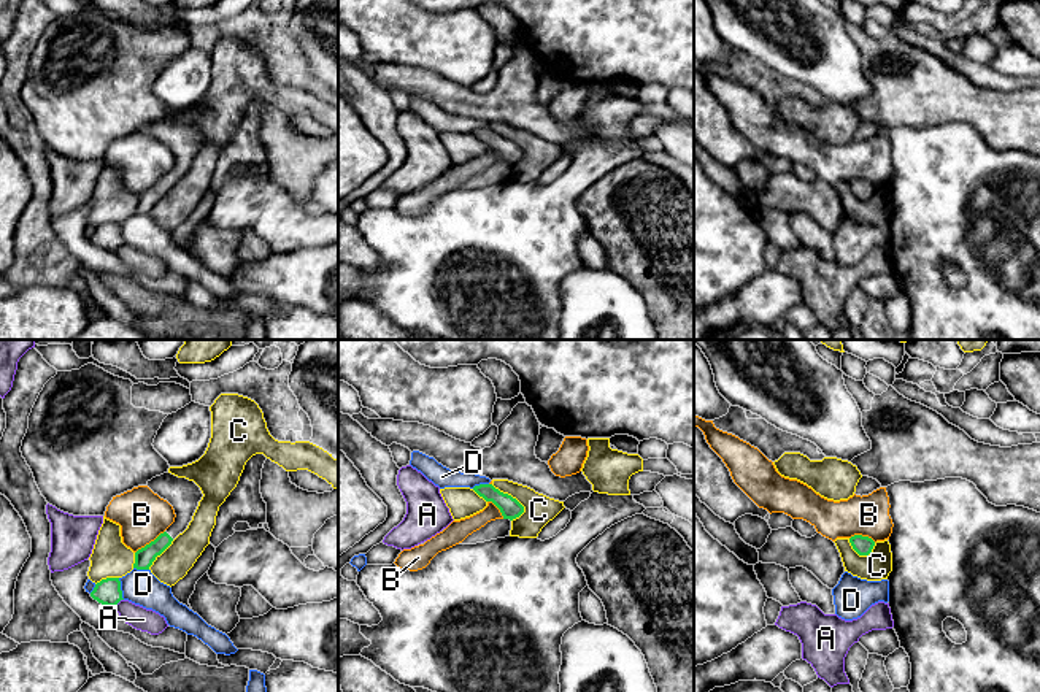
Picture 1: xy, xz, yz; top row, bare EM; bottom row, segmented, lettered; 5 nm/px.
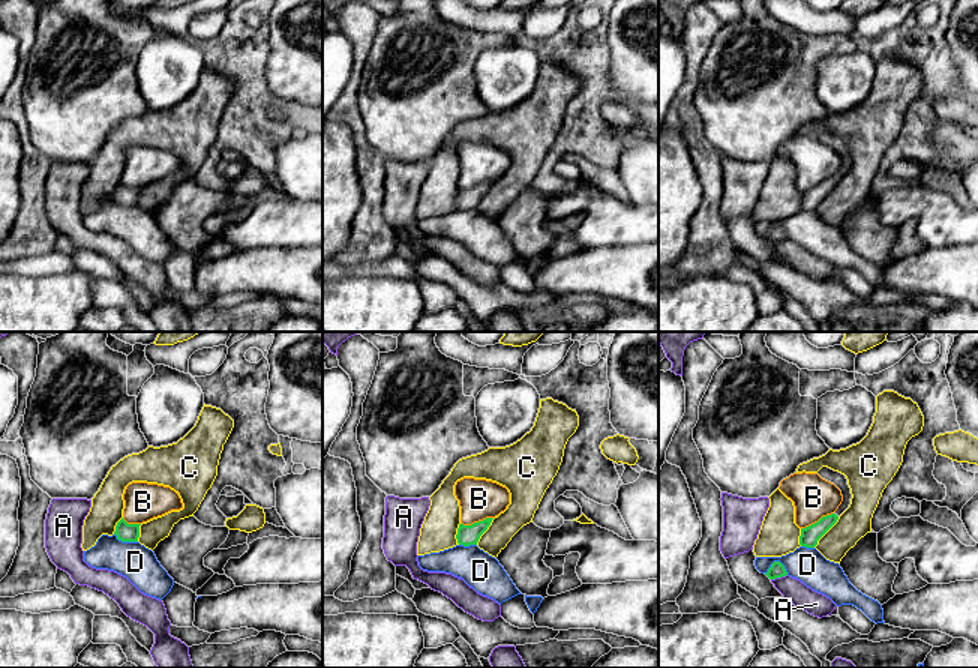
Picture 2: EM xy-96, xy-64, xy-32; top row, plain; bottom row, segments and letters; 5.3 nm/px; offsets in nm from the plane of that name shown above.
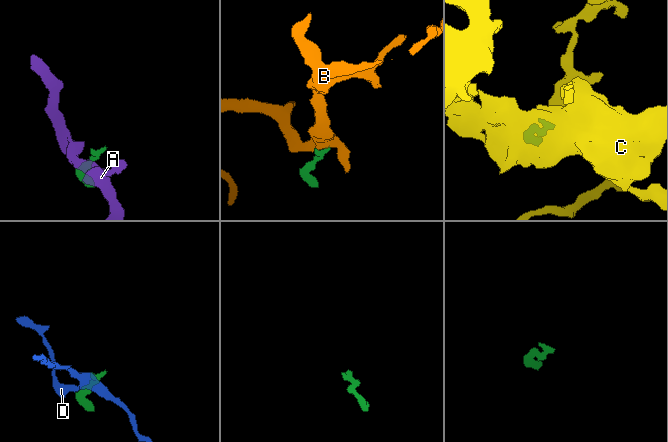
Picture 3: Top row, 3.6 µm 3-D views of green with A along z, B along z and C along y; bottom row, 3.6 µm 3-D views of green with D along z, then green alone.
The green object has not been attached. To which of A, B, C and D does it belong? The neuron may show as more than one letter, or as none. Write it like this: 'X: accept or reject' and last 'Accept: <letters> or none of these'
A: reject
B: reject
C: reject
D: reject
Accept: none of these

